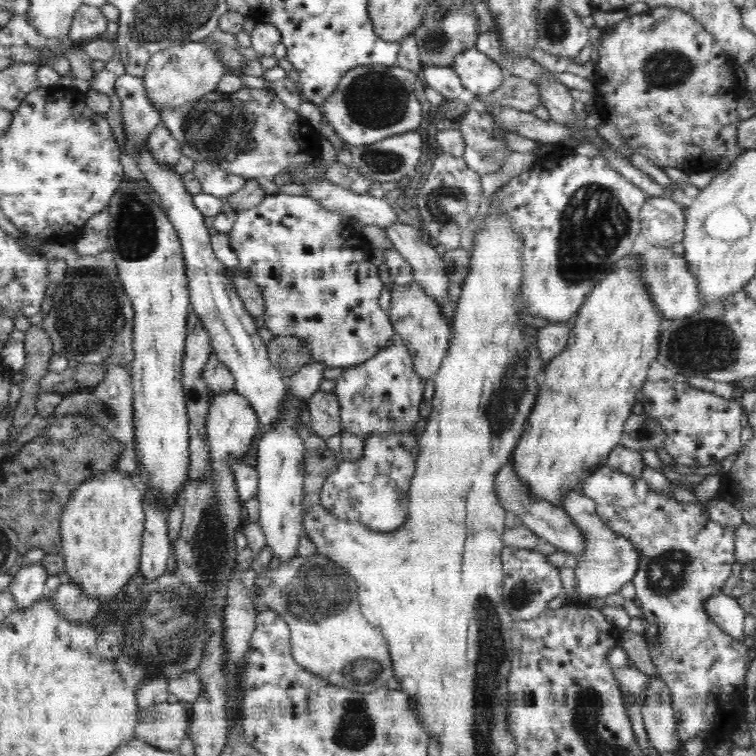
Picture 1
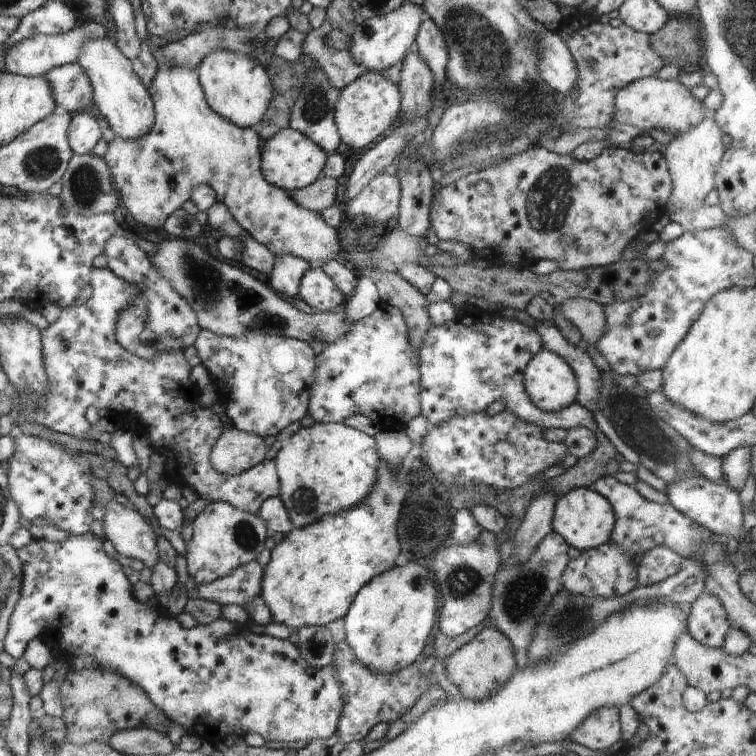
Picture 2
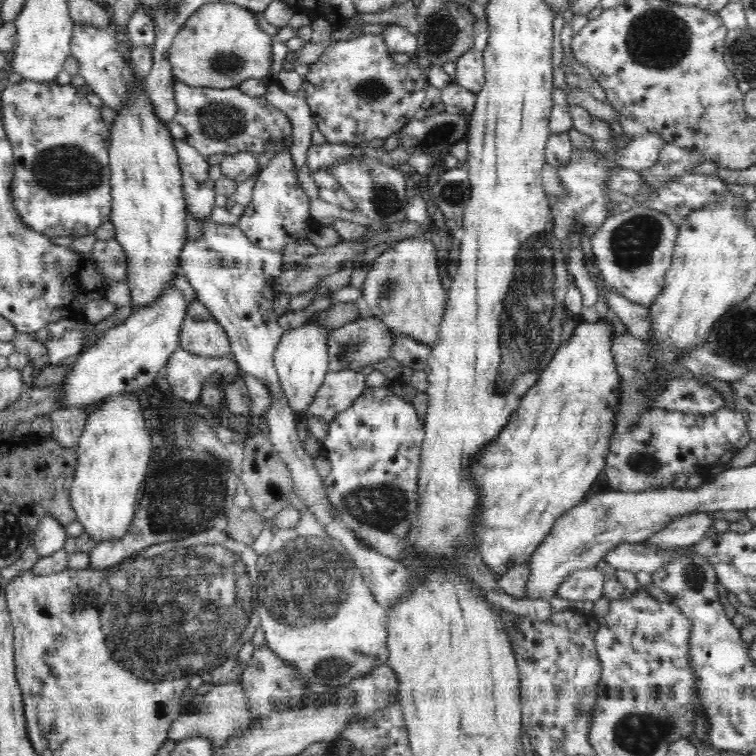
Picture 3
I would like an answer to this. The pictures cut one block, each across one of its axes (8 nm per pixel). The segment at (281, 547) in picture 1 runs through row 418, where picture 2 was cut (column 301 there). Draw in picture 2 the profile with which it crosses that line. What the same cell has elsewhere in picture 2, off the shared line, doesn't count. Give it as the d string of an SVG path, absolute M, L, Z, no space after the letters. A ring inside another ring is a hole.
M317 265L304 274L297 300L303 307L318 312L332 312L346 303L345 295Z

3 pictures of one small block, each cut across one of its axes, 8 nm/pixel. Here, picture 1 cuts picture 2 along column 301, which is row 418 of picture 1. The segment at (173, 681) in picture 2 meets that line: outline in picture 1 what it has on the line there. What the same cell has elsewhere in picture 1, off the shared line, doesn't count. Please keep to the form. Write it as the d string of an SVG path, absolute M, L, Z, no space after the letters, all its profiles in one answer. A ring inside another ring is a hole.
M668 377L657 382L646 381L640 395L644 413L662 422L662 427L666 430L664 448L677 464L692 468L712 466L716 462L722 462L728 456L738 454L743 449L740 436L743 434L741 421L744 411L741 402L727 400L712 392L692 388L687 383L674 382Z

